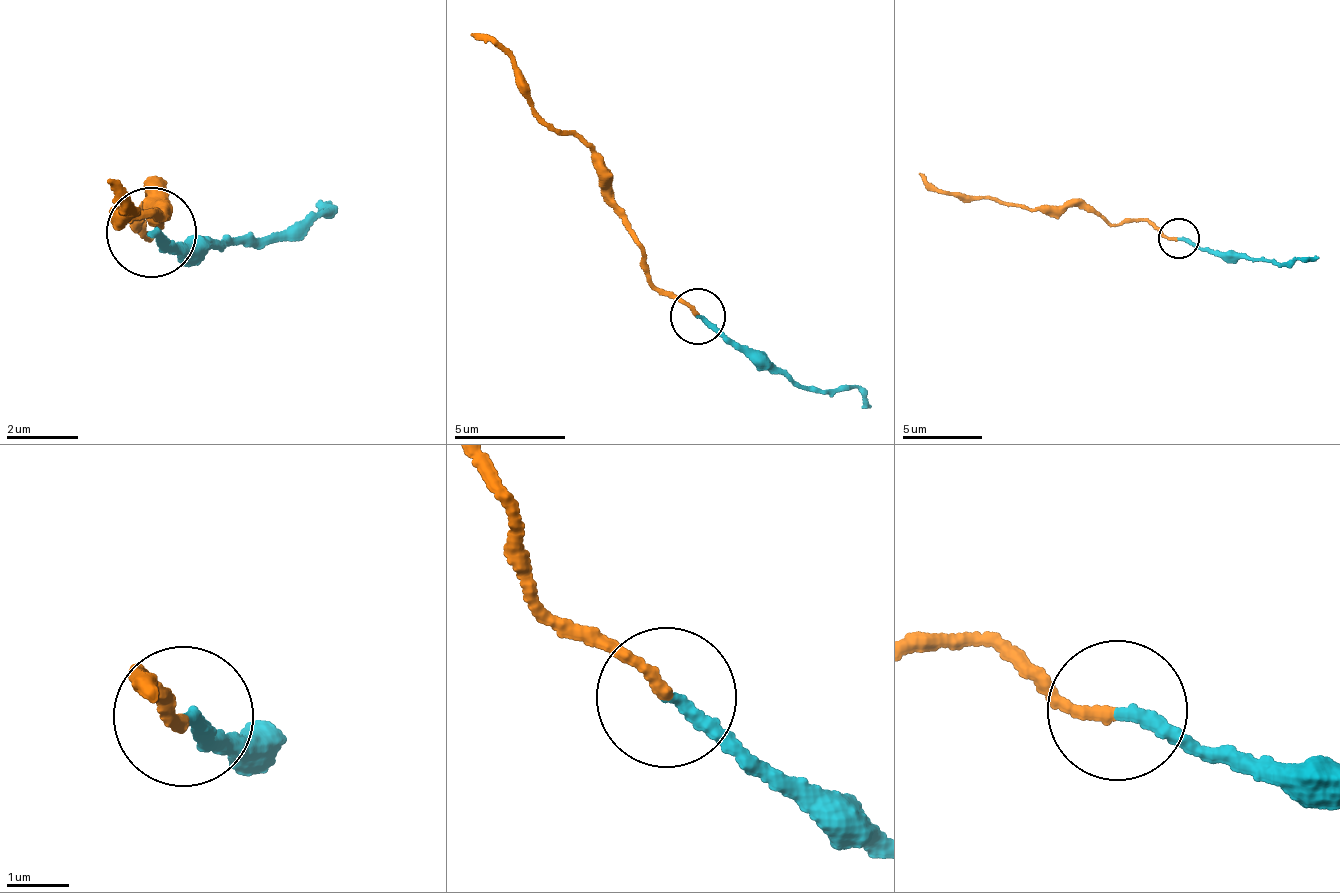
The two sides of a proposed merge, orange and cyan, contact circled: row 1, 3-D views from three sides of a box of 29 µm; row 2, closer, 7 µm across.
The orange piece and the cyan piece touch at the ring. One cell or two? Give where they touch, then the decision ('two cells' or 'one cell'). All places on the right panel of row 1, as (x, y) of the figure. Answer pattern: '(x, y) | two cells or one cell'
(1179, 238) | one cell

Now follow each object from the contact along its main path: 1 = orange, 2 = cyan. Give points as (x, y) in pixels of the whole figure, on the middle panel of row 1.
1: (698, 317), (648, 280), (642, 243), (608, 197), (604, 165), (547, 120), (513, 61), (470, 33)
2: (698, 317), (730, 339), (763, 353), (807, 389), (849, 390), (857, 388), (869, 408)

